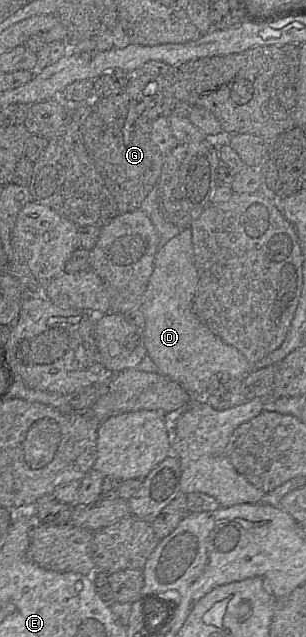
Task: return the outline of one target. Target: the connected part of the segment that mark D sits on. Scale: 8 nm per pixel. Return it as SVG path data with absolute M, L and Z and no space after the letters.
M190 228L181 229L176 236L159 247L140 305L146 319L142 337L147 355L158 367L158 373L185 389L191 403L205 401L208 384L214 374L223 372L231 379L243 379L253 370L253 364L237 348L215 335L195 314L193 298L198 279L192 231Z

